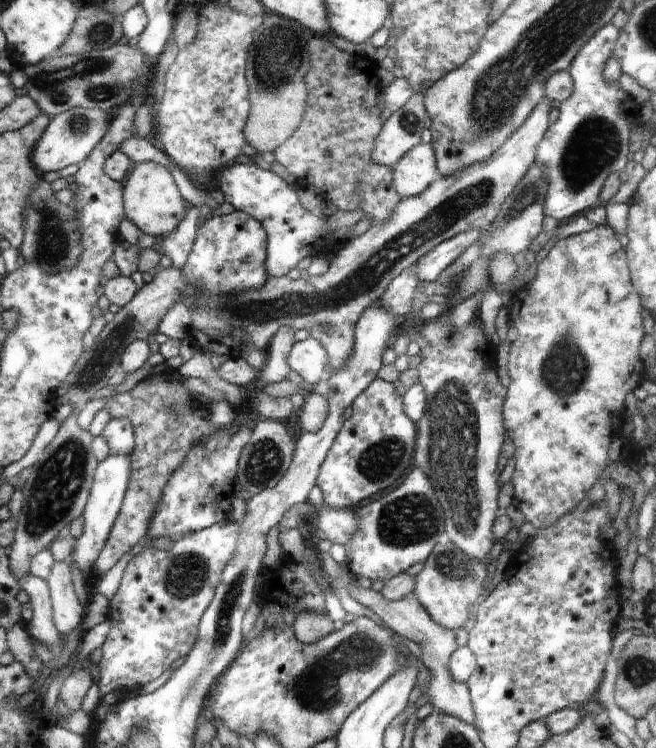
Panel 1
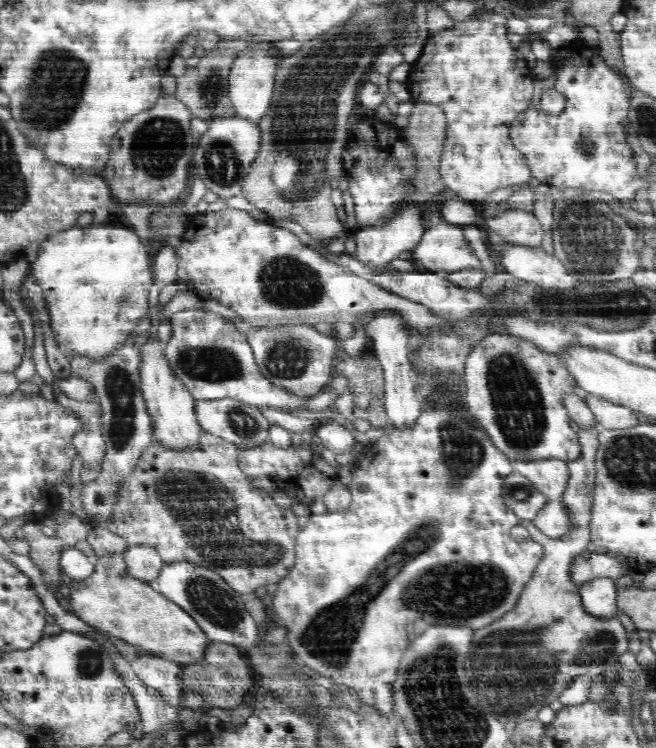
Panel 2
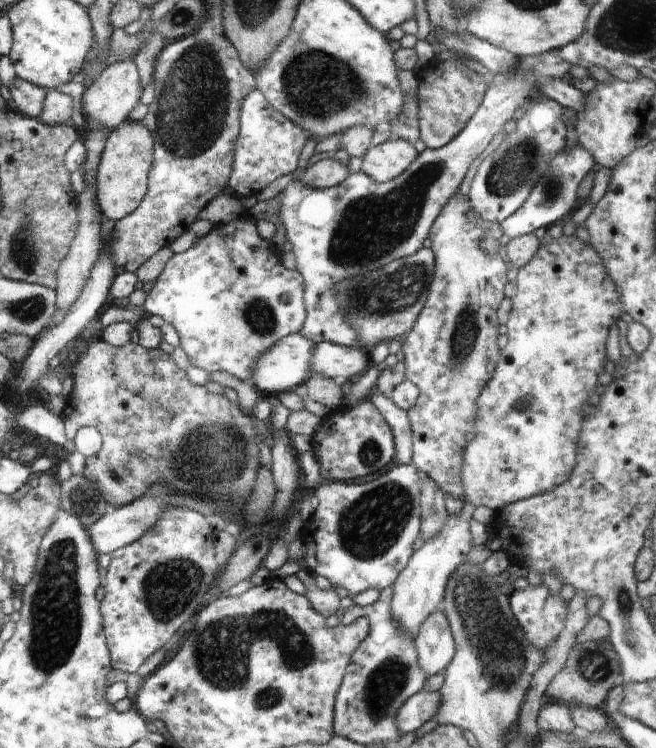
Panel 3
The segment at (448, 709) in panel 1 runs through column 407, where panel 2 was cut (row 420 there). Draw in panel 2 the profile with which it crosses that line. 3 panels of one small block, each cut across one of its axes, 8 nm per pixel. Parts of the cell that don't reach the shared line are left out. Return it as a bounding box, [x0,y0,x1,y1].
[585,394,640,429]

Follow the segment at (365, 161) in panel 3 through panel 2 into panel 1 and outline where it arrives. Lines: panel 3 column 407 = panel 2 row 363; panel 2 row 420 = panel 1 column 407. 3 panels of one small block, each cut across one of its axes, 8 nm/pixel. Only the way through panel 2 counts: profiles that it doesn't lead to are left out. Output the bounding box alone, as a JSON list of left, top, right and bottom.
[392,143,438,197]

